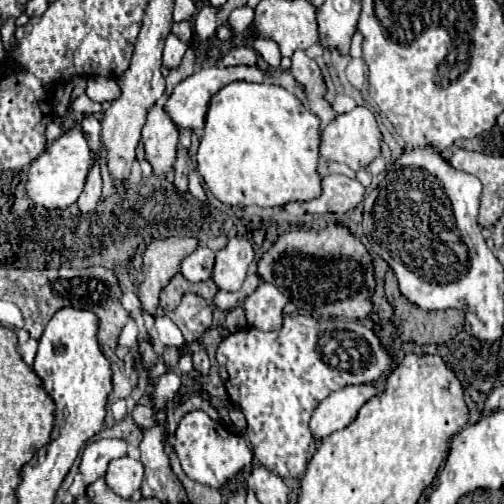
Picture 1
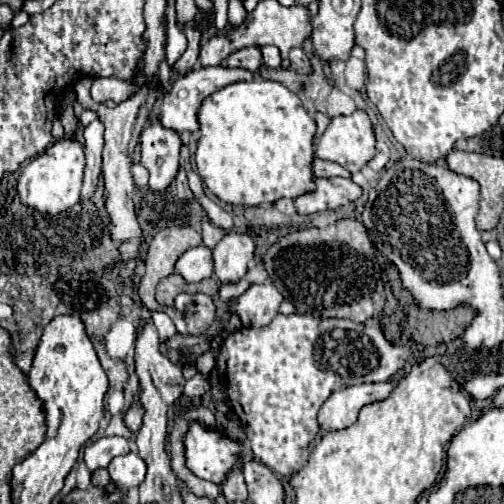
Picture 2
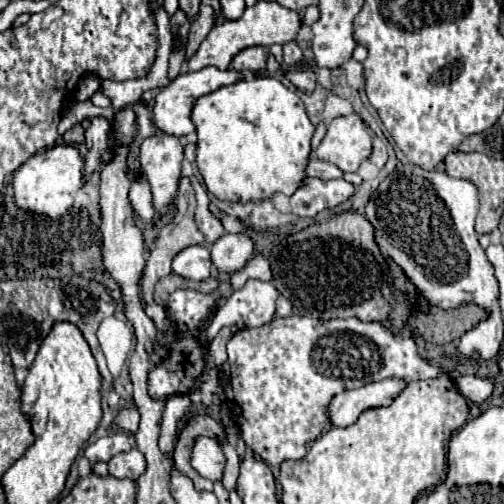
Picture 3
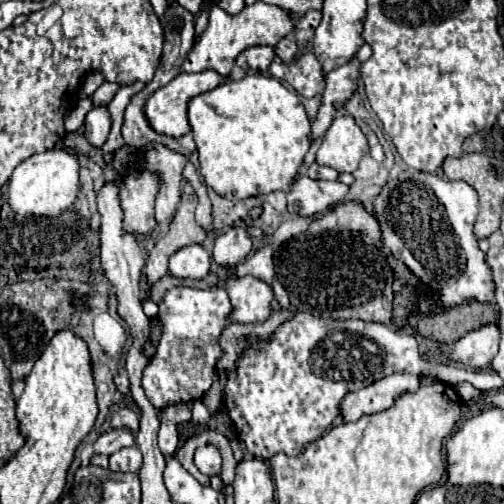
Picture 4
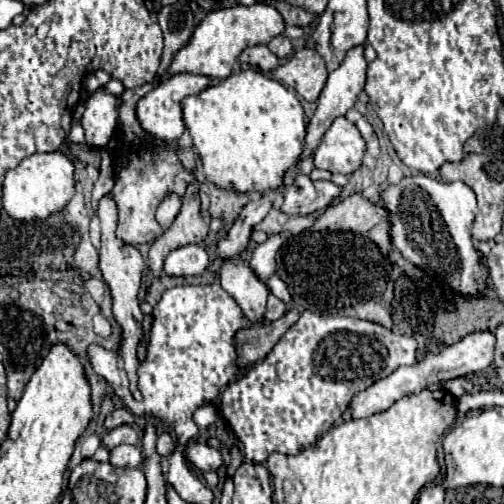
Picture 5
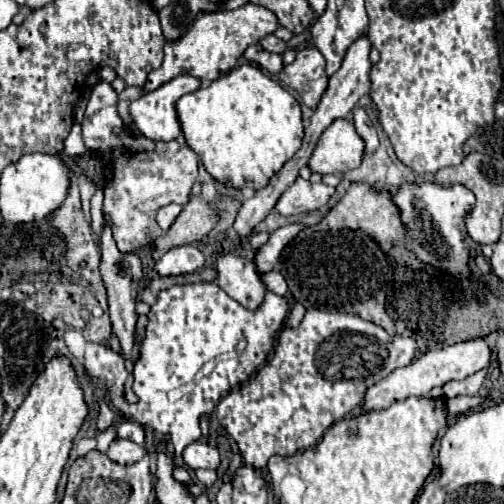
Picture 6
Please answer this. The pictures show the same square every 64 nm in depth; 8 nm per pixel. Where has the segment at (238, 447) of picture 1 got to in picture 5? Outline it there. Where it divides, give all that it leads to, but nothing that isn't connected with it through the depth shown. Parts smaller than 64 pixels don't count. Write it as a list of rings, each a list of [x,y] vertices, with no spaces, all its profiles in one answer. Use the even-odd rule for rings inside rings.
[[[190,442],[186,448],[186,458],[196,470],[218,470],[222,466],[222,454],[202,442]]]

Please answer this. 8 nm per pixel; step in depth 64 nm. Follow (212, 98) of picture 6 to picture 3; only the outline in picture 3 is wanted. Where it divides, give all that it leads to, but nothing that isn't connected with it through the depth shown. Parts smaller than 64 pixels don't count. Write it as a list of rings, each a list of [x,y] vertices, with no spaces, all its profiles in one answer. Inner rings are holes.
[[[254,76],[250,80],[240,80],[236,84],[222,86],[210,94],[204,94],[194,102],[192,122],[198,132],[196,164],[208,192],[212,192],[216,198],[230,202],[256,202],[268,198],[274,192],[292,196],[302,184],[314,124],[310,122],[298,94],[288,90],[280,80]]]

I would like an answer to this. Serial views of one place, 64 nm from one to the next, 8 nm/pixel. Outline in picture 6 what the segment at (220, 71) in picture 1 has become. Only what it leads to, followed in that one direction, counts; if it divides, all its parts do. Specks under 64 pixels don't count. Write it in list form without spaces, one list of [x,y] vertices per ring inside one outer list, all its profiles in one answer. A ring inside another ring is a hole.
[[[176,76],[168,84],[142,94],[130,104],[132,126],[150,140],[170,142],[180,136],[180,122],[176,116],[176,100],[188,92],[200,88],[200,80],[194,76]]]

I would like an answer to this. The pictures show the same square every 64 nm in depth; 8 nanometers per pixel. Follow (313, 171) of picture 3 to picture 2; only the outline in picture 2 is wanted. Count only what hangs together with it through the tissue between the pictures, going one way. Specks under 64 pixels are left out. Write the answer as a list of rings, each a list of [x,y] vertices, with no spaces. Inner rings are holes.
[[[314,158],[312,162],[312,174],[318,178],[318,176],[324,176],[324,178],[332,178],[332,176],[342,176],[342,178],[348,178],[350,172],[346,168],[342,168],[340,164],[336,162],[326,162],[326,160],[320,160],[320,158]]]

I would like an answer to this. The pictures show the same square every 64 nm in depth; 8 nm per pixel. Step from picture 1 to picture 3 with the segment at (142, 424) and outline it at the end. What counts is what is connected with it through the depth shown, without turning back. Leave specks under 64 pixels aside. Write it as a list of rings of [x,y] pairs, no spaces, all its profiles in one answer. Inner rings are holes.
[[[122,408],[116,416],[116,426],[124,432],[134,434],[138,430],[138,420],[140,420],[140,414],[136,408]]]

